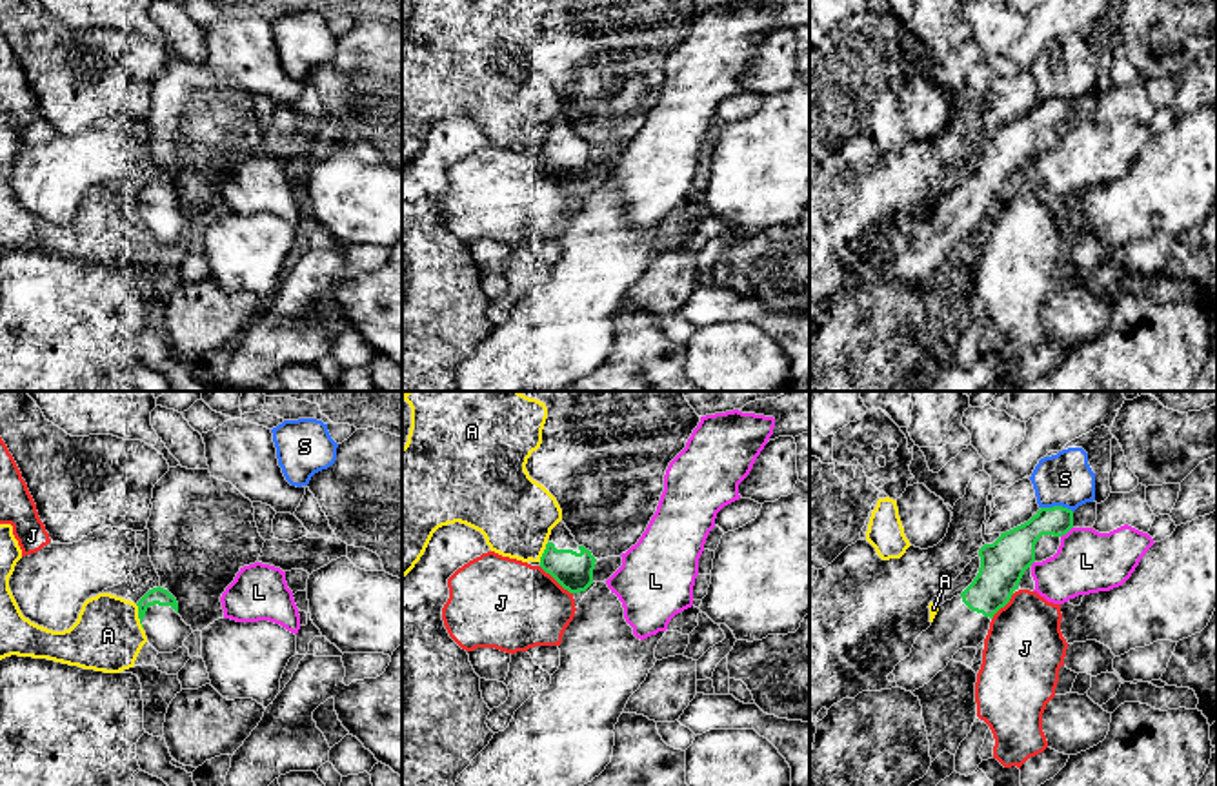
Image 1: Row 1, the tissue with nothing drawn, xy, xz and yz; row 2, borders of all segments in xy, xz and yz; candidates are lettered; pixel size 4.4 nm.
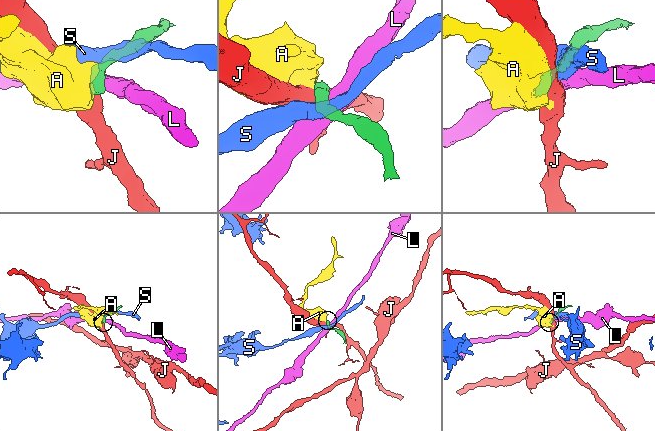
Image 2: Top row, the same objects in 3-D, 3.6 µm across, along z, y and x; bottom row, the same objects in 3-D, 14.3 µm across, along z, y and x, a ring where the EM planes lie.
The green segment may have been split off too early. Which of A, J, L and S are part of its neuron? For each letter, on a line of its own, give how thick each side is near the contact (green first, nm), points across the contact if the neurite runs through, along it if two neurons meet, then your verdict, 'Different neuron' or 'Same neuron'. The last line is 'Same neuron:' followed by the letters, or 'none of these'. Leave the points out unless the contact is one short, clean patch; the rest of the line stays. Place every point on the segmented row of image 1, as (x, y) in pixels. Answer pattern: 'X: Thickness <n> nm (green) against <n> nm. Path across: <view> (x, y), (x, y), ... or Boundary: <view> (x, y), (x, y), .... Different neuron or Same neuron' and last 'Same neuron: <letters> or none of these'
A: Thickness 80 nm (green) against 300 nm. Different neuron
J: Thickness 170 nm (green) against 400 nm. Different neuron
L: Thickness 190 nm (green) against 280 nm. Different neuron
S: Thickness 160 nm (green) against 240 nm. Different neuron
Same neuron: none of these

